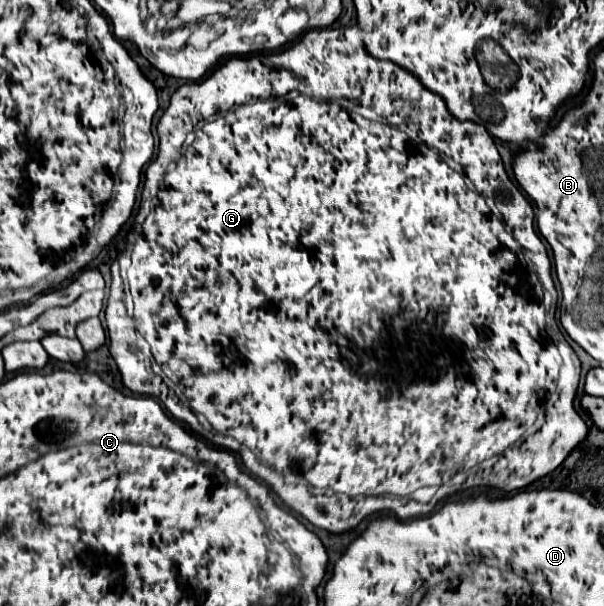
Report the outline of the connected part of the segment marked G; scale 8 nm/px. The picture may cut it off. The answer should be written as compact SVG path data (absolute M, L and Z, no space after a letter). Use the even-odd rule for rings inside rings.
M339 27L339 28L334 28L334 29L322 29L322 31L320 31L320 29L312 29L312 31L306 31L306 33L304 33L304 35L302 35L302 39L300 39L300 41L296 41L296 43L294 43L294 45L290 45L290 47L288 47L288 49L284 49L284 51L276 51L276 53L260 53L260 55L248 55L248 57L230 57L230 59L228 59L228 61L226 61L226 63L224 63L224 65L220 65L220 67L218 67L218 69L214 69L214 71L212 71L212 73L210 73L210 75L208 75L208 77L204 77L204 79L202 79L202 81L196 81L196 83L184 83L184 85L182 85L182 87L178 87L178 89L176 89L176 93L174 93L174 95L172 95L172 99L170 99L170 105L168 105L168 109L166 109L166 111L164 111L164 113L163 113L163 114L162 114L162 116L161 116L161 118L160 118L160 120L159 120L159 122L158 122L158 124L157 124L157 131L158 131L158 137L159 137L159 143L160 143L160 145L158 145L158 157L156 157L156 159L154 159L154 161L152 161L152 163L150 163L150 165L148 165L148 167L147 167L147 168L146 168L146 183L144 183L144 185L146 185L146 187L144 187L144 189L146 189L146 193L144 193L144 197L146 197L146 199L152 199L152 203L154 203L154 205L152 205L152 211L150 211L150 215L148 215L148 217L146 217L146 221L144 221L144 225L142 225L142 235L140 235L140 237L138 237L138 241L136 241L136 243L138 243L138 245L136 245L136 247L134 247L134 251L132 251L132 265L130 265L130 267L128 267L128 277L127 277L127 273L126 273L126 279L124 279L124 278L123 278L123 277L122 277L122 276L121 276L121 275L120 275L120 268L119 268L119 264L118 264L118 262L117 262L117 260L115 260L115 261L114 261L114 262L113 262L113 263L112 263L112 264L111 264L111 267L110 267L110 271L111 271L111 283L112 283L112 284L111 284L111 285L110 285L110 295L108 295L108 305L106 305L106 323L108 323L108 325L106 325L106 327L108 327L108 351L110 351L110 355L112 355L112 359L114 359L114 361L116 361L116 367L118 367L118 373L120 373L120 377L122 377L122 383L124 383L124 387L128 387L128 389L130 389L130 391L134 391L134 393L138 393L138 395L148 395L148 397L156 397L156 399L160 399L160 401L162 401L162 403L164 403L164 407L166 407L166 409L168 409L168 411L170 411L170 413L172 413L172 415L174 415L174 417L176 417L176 419L178 419L178 421L184 421L184 423L188 423L188 425L190 425L190 427L191 427L191 428L190 428L190 430L191 430L191 431L193 431L193 432L194 432L194 433L198 433L198 435L201 435L201 437L203 437L203 438L204 438L204 439L208 439L208 441L210 441L210 443L212 443L212 445L222 445L222 447L224 447L224 449L228 449L228 451L236 451L236 453L238 453L238 455L240 455L240 459L242 459L242 465L244 465L244 467L246 467L246 469L248 469L248 471L250 471L250 473L252 473L252 475L256 475L256 477L258 477L258 479L262 479L262 481L264 481L264 483L266 483L266 485L268 485L268 487L270 487L270 489L272 489L272 491L274 491L274 493L276 493L276 495L278 495L278 497L280 497L280 499L282 499L282 501L284 501L284 503L286 503L286 505L288 505L288 507L290 507L290 509L292 509L292 511L296 511L296 513L298 513L298 515L302 515L302 517L304 517L304 519L306 519L306 521L310 521L310 523L312 523L312 525L314 525L314 527L320 527L320 529L326 529L326 531L330 531L330 533L342 533L342 531L348 531L348 529L354 529L354 527L356 527L356 525L358 525L358 523L360 523L360 521L362 521L362 519L364 519L364 517L368 517L368 515L372 515L372 513L376 513L376 511L394 511L394 513L396 513L396 515L398 515L398 517L400 517L400 519L408 519L408 517L416 517L416 515L428 515L428 513L430 513L430 511L432 511L432 509L434 509L434 505L436 505L436 503L438 503L438 501L440 501L440 499L442 499L442 497L448 497L448 495L436 495L436 493L437 493L437 491L438 491L438 490L439 490L439 489L441 489L441 488L443 488L443 487L444 487L444 489L446 489L446 491L449 491L449 494L451 494L451 496L453 496L453 495L455 495L455 494L457 494L457 493L460 493L460 492L463 492L463 491L461 491L461 490L460 490L460 489L461 489L461 487L464 487L464 489L470 489L470 487L494 487L494 489L502 489L502 491L516 491L516 489L524 489L524 487L526 487L526 485L530 485L530 483L532 483L532 481L536 481L536 479L540 479L540 477L544 477L544 475L548 475L548 473L552 473L552 471L554 471L554 469L556 469L556 467L558 467L558 465L560 465L560 463L562 463L562 461L564 461L564 459L566 459L566 457L568 457L568 453L570 453L570 451L572 451L572 449L574 449L574 447L576 447L576 445L578 445L578 443L580 443L580 441L584 441L584 439L586 439L586 433L588 433L588 427L586 427L586 423L584 423L584 421L582 421L582 419L580 419L580 415L578 415L578 413L576 413L576 411L574 411L574 405L572 405L572 401L574 401L574 395L576 395L576 387L578 387L578 377L574 377L574 379L570 379L570 381L566 381L566 383L564 383L564 385L558 385L558 399L556 399L556 401L555 401L555 402L552 402L552 401L548 401L548 399L547 399L547 395L548 395L548 393L550 393L550 391L554 391L554 387L556 387L556 381L558 381L558 371L560 371L560 367L562 367L562 357L560 357L560 355L558 355L558 349L556 349L556 347L554 347L554 345L550 345L550 343L548 343L548 331L546 331L546 309L544 309L544 305L542 305L542 293L540 293L540 291L542 291L542 287L540 287L540 283L542 283L542 285L544 285L544 289L546 289L546 291L548 291L548 293L550 293L550 295L552 295L552 307L554 307L554 303L556 303L556 289L554 289L554 283L552 283L552 277L550 277L550 259L548 259L548 253L546 253L546 247L544 247L544 243L542 243L542 239L540 239L540 237L538 237L538 235L536 235L536 231L534 231L534 209L532 209L532 205L530 205L530 203L528 203L528 201L526 201L526 197L524 197L524 195L522 195L522 193L520 193L520 191L518 191L518 187L516 187L516 185L514 185L514 183L512 183L512 181L510 181L510 179L508 179L508 175L506 175L506 171L504 171L504 165L502 165L502 159L500 159L500 155L498 155L498 149L496 149L496 145L494 145L494 141L492 141L492 137L490 137L490 135L488 135L488 131L486 131L486 127L484 127L484 125L480 125L480 123L472 123L472 121L458 121L458 119L456 119L456 117L454 117L454 115L450 115L450 113L446 113L446 117L444 117L444 121L442 121L442 123L438 123L438 119L440 119L440 117L442 117L442 115L444 115L444 109L446 109L446 111L448 111L448 107L446 107L446 103L444 103L444 99L442 99L442 97L440 97L440 95L436 95L436 93L432 93L432 91L428 91L428 89L426 89L426 87L424 87L424 85L422 85L422 83L420 83L420 81L416 81L416 79L414 79L414 75L412 75L412 73L410 73L410 71L406 71L406 69L402 69L402 67L400 67L400 65L396 65L396 63L392 63L392 61L382 61L382 59L374 59L374 57L372 57L372 55L368 55L368 51L366 51L366 47L364 47L364 41L362 41L362 31L361 31L361 30L360 30L360 29L358 29L358 27ZM416 107L422 107L422 109L424 109L424 107L426 107L426 109L428 109L428 111L426 111L426 113L428 113L428 115L426 115L426 113L420 113L420 109L418 109L418 111L416 111ZM422 143L424 143L424 147L432 147L432 149L436 149L436 151L440 151L440 153L444 153L444 155L448 155L448 157L452 157L452 159L454 159L454 161L456 161L456 163L458 163L458 165L460 165L460 167L462 167L462 171L464 171L464 175L468 175L468 179L470 179L470 181L472 181L472 183L474 183L474 187L476 187L476 191L480 191L480 195L478 195L478 193L476 193L476 191L470 191L470 189L468 189L468 187L466 187L466 183L464 183L464 177L462 177L462 175L460 175L460 173L458 173L458 171L454 171L454 169L450 169L450 167L448 167L448 165L446 165L446 163L444 163L444 161L440 161L440 155L424 155L424 153L422 153ZM482 195L484 195L484 197L490 197L490 199L494 199L494 203L496 203L496 207L498 207L498 211L500 211L500 215L502 215L502 221L504 221L504 223L502 223L502 221L500 221L500 219L498 219L498 217L494 217L494 215L492 215L492 213L490 213L490 209L488 209L488 207L486 207L486 203L484 203L484 197L482 197ZM523 249L526 249L526 251L528 251L528 253L530 253L530 259L532 259L532 265L534 265L534 271L536 271L536 275L538 275L538 279L540 279L540 283L538 283L538 279L536 279L536 275L534 275L534 273L530 273L530 271L528 271L528 265L526 265L526 259L524 259L524 253L523 253ZM138 303L152 303L152 307L146 307L146 309L148 309L148 311L146 311L146 309L144 309L144 311L140 311L140 315L136 315L136 317L132 317L132 315L133 315L133 310L134 310L134 309L138 309ZM368 403L370 403L370 405L372 405L372 409L374 409L374 413L368 413ZM542 410L544 410L544 415L545 415L545 417L544 417L544 423L542 423L542 426L541 426L541 428L539 428L539 429L537 429L537 427L536 427L536 426L534 426L534 423L535 423L535 421L536 421L536 419L537 419L537 418L538 418L538 415L539 415L539 413L540 413L540 411L542 411ZM475 467L478 467L478 468L480 468L480 471L476 471L476 472L475 472L475 473L476 473L476 475L474 475L474 476L476 476L476 477L469 477L469 473L470 473L470 471L471 471L471 470L472 470L472 469L474 469L474 468L475 468Z

